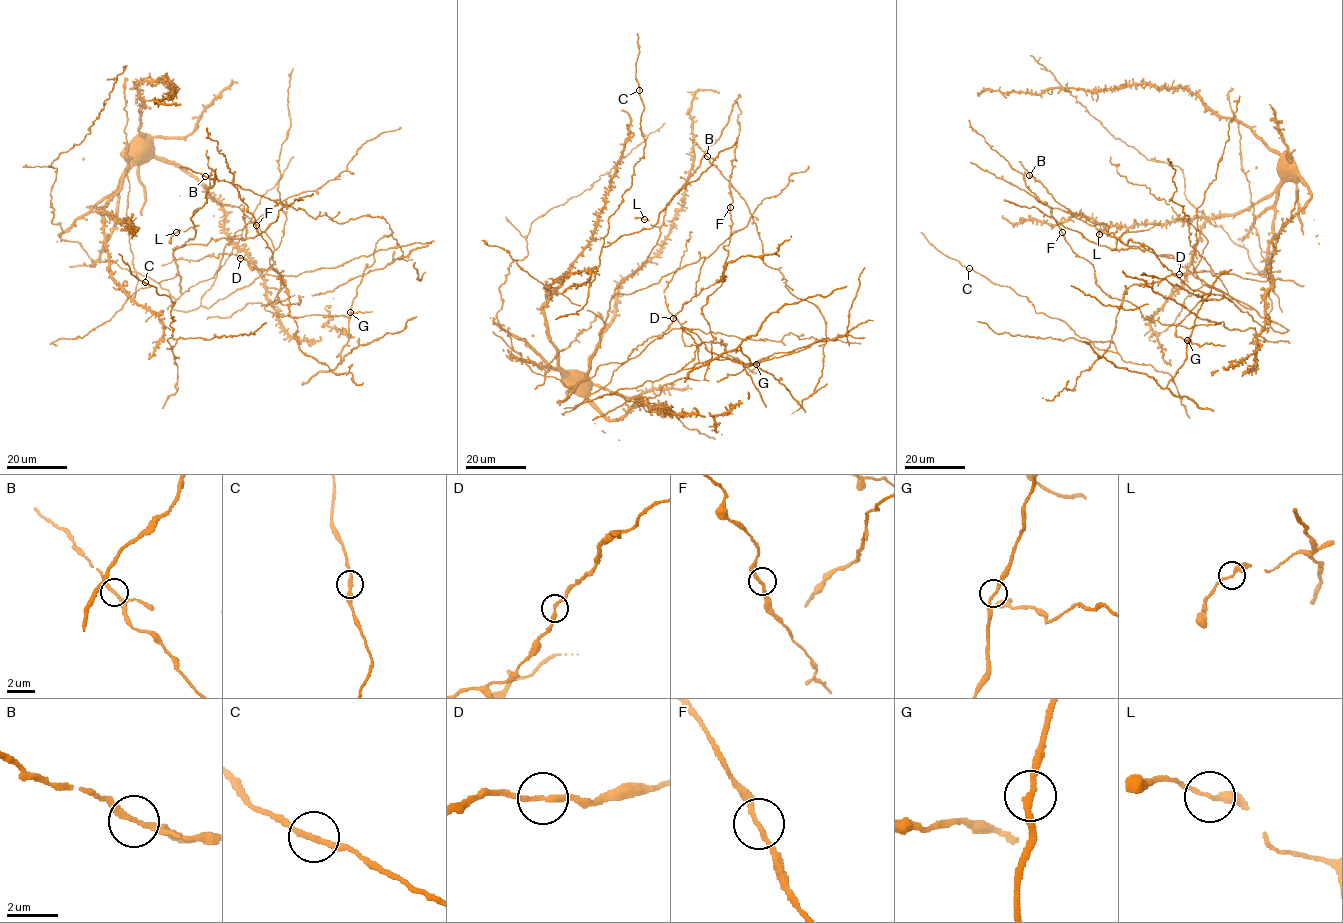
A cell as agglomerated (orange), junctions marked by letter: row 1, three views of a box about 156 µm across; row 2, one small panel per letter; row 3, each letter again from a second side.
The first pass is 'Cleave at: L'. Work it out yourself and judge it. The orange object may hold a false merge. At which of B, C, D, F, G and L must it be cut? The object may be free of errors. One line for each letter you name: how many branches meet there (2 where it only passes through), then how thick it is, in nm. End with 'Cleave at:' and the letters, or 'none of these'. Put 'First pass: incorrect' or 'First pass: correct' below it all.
Cleave at: none of these
First pass: incorrect

